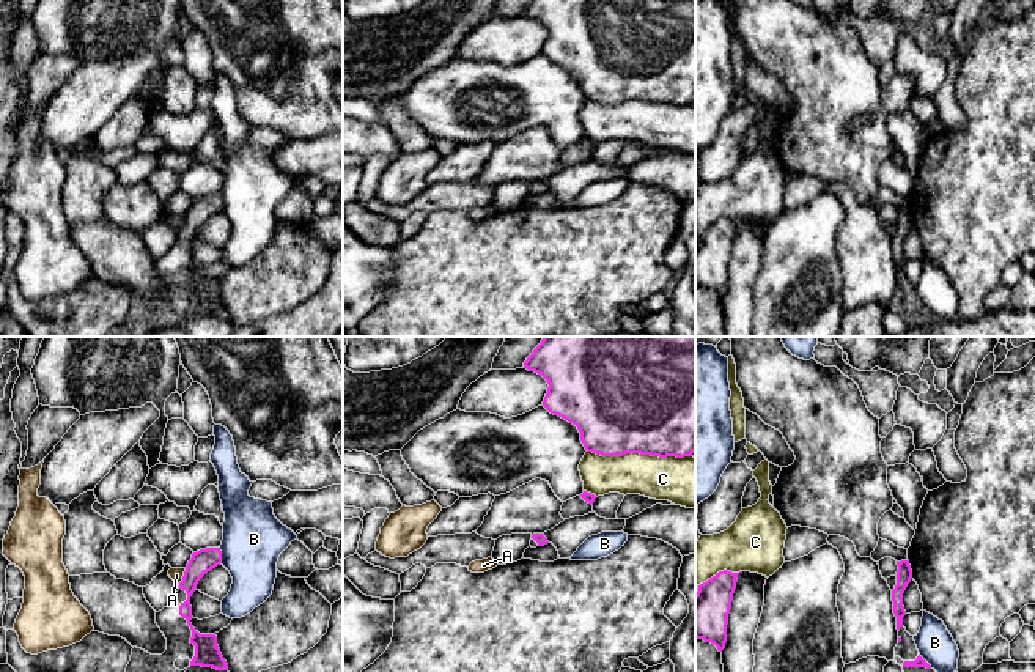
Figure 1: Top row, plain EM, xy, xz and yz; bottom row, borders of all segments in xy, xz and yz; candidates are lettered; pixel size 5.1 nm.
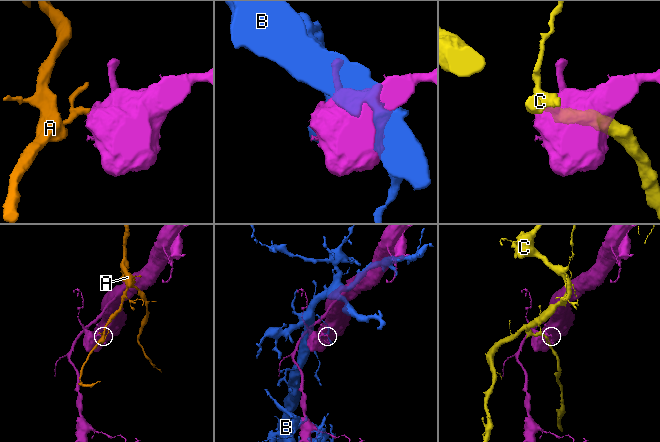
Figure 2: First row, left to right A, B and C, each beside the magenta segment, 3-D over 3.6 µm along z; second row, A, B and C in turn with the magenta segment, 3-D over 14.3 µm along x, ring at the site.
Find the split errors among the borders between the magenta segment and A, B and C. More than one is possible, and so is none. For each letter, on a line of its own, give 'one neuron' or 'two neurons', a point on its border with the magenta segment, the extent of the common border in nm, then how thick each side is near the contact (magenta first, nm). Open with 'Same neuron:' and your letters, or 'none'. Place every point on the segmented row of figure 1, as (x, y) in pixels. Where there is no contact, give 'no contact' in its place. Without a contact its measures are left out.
Same neuron: none
A: two neurons | xy (183, 576) | 90 nm | 120/70 nm
B: two neurons | xy (220, 556) | 80 nm | 120/320 nm
C: two neurons | xz (639, 452) | 550 nm | 500/240 nm

